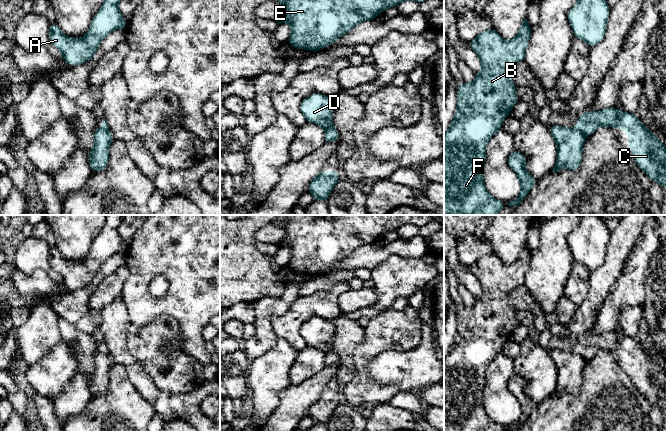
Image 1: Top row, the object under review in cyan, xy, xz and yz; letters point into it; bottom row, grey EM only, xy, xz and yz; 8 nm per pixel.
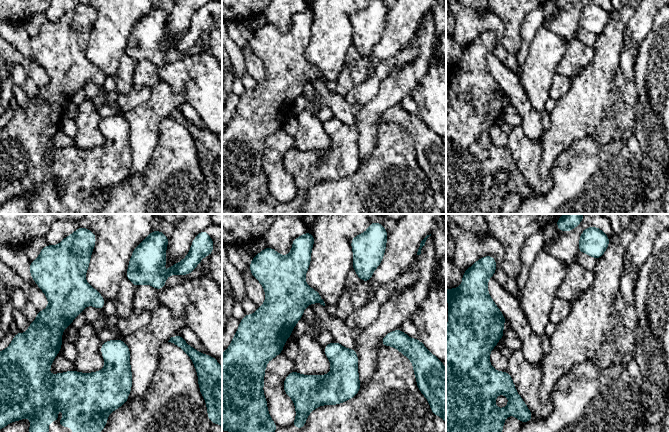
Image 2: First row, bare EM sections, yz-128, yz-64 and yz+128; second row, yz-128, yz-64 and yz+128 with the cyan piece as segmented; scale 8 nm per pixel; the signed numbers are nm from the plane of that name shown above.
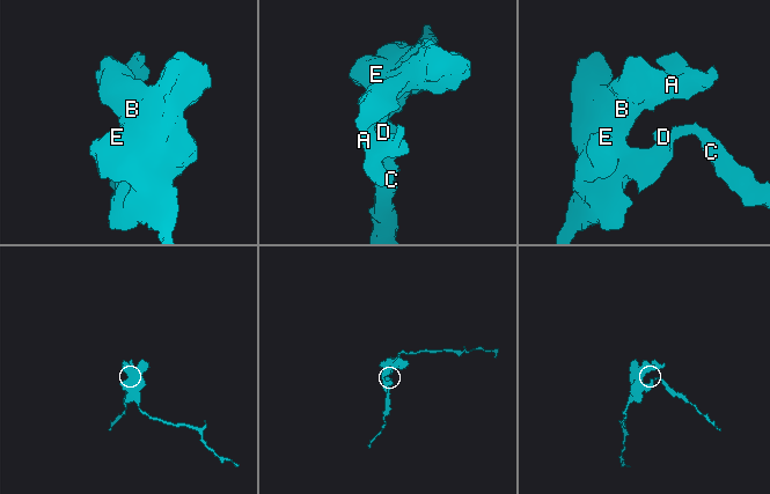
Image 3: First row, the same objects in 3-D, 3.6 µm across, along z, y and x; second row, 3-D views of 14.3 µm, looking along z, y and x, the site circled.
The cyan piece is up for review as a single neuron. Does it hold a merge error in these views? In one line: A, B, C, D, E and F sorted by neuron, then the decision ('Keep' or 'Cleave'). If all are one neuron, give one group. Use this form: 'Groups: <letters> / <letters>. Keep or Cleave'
Groups: A B D E F / C. Cleave

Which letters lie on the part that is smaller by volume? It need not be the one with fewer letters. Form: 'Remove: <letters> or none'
Remove: C

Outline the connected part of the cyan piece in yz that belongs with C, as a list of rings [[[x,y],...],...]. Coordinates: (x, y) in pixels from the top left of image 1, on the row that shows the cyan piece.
[[[615,107],[600,111],[583,112],[578,118],[575,129],[581,131],[584,136],[592,135],[599,126],[624,128],[629,136],[629,149],[635,155],[635,162],[648,176],[651,181],[657,181],[663,188],[666,187],[666,148],[663,142],[647,129],[635,114],[623,111],[622,113]]]

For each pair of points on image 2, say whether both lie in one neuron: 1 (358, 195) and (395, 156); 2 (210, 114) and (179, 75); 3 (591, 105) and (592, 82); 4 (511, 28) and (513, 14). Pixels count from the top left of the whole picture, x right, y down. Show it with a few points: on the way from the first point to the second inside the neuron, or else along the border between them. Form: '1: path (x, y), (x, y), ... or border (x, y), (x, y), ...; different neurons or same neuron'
1: path (368, 185), (387, 166); same neuron
2: path (210, 100), (210, 89), (191, 70); same neuron
3: path (591, 99), (591, 88); same neuron
4: path (512, 25), (512, 17); same neuron

